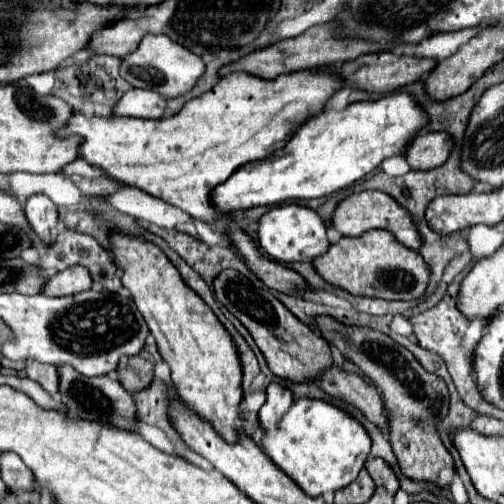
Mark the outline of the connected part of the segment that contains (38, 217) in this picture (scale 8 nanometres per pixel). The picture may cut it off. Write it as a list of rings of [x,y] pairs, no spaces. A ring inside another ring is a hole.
[[[42,193],[32,195],[26,201],[24,207],[26,219],[34,233],[42,239],[44,245],[52,245],[52,239],[56,239],[56,223],[58,223],[58,209],[56,205]]]

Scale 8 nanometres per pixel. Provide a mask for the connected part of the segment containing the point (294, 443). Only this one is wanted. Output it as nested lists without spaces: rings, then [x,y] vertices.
[[[278,383],[268,387],[268,401],[260,409],[258,419],[265,431],[260,441],[264,453],[312,497],[334,493],[350,485],[368,459],[370,437],[354,417],[324,401],[295,399],[286,387]]]

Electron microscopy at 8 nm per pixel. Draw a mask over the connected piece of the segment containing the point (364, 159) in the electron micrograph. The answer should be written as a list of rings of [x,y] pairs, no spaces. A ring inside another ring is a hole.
[[[390,93],[382,95],[376,101],[352,103],[344,111],[324,111],[318,117],[302,123],[296,129],[296,133],[288,139],[288,143],[282,149],[274,151],[270,157],[246,163],[240,169],[236,169],[236,173],[232,173],[224,183],[214,187],[210,203],[218,211],[232,215],[234,211],[246,211],[258,205],[278,205],[292,199],[316,199],[330,195],[374,171],[382,163],[382,159],[392,155],[404,155],[412,135],[422,131],[426,123],[428,123],[426,113],[416,105],[410,93]]]

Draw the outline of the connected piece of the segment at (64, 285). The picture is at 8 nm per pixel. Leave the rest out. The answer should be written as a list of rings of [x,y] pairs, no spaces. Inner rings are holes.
[[[76,265],[66,271],[60,271],[46,279],[44,283],[44,293],[48,297],[64,297],[64,295],[76,295],[80,291],[86,291],[92,287],[92,277],[88,269]]]

